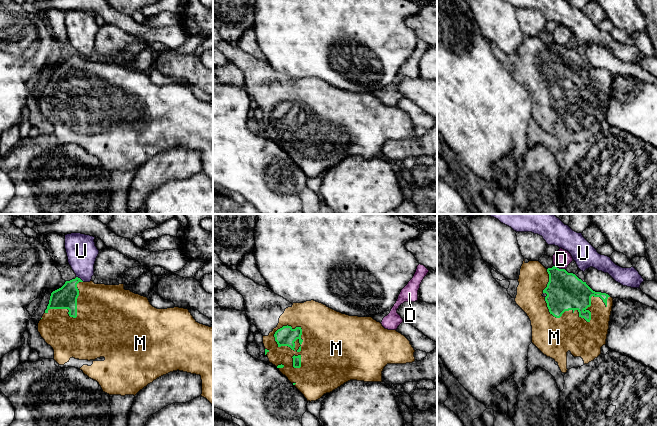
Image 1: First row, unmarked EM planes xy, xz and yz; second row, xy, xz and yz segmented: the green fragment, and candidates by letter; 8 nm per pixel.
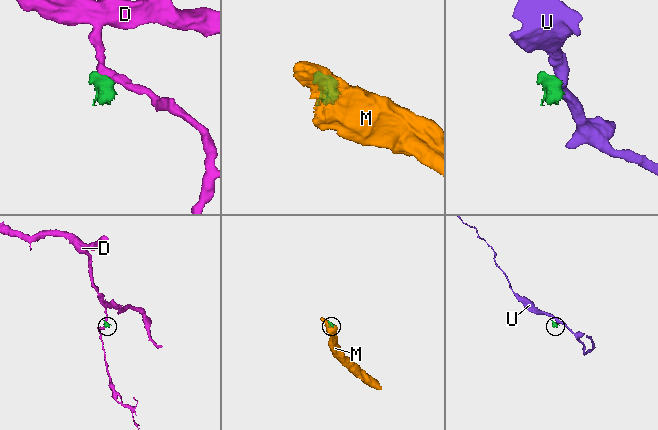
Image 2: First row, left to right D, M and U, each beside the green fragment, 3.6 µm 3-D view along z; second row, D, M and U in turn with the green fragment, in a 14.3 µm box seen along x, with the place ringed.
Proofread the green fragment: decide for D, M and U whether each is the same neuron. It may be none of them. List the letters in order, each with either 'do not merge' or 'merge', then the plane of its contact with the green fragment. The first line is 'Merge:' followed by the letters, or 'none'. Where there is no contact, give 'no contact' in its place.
Merge: M
D: do not merge; meets green in yz
M: merge; meets green in yz
U: do not merge; meets green in xy

